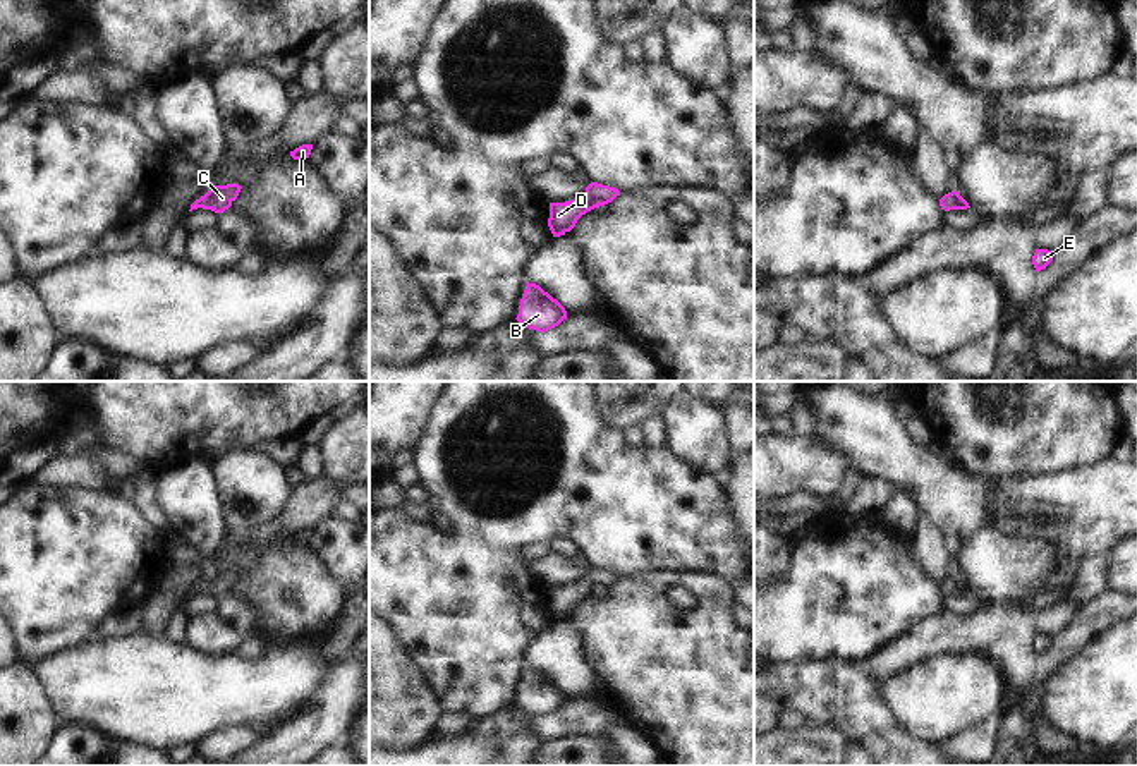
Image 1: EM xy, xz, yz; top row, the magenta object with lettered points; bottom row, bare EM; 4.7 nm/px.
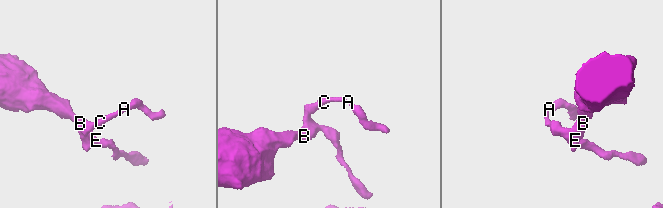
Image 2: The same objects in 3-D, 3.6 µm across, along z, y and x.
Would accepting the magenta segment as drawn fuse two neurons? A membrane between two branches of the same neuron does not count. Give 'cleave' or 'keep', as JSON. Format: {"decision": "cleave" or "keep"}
{"decision": "keep"}

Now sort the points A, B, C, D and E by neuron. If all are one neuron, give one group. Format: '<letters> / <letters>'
A B C D E

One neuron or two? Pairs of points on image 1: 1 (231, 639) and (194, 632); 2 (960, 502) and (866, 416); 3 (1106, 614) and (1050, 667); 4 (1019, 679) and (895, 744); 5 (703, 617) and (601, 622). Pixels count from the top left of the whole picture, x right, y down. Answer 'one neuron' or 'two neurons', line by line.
1: one neuron
2: one neuron
3: one neuron
4: two neurons
5: one neuron

